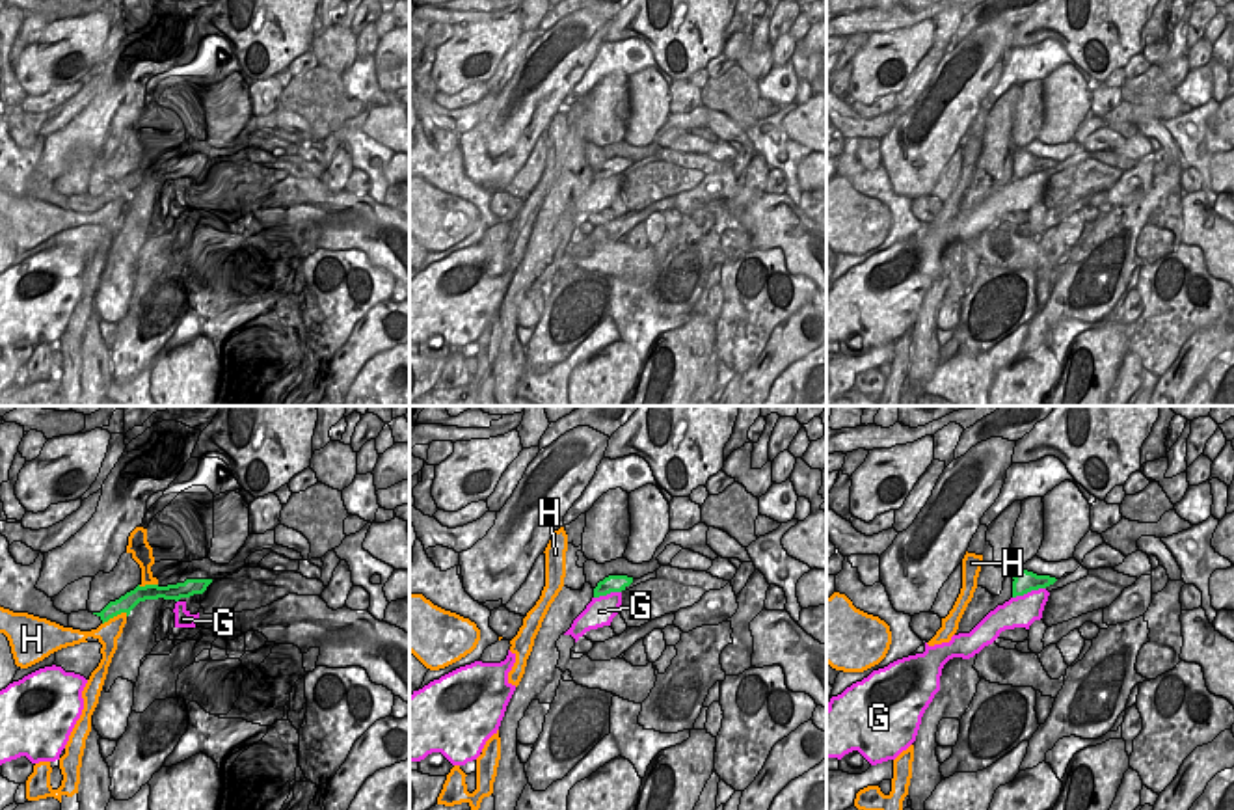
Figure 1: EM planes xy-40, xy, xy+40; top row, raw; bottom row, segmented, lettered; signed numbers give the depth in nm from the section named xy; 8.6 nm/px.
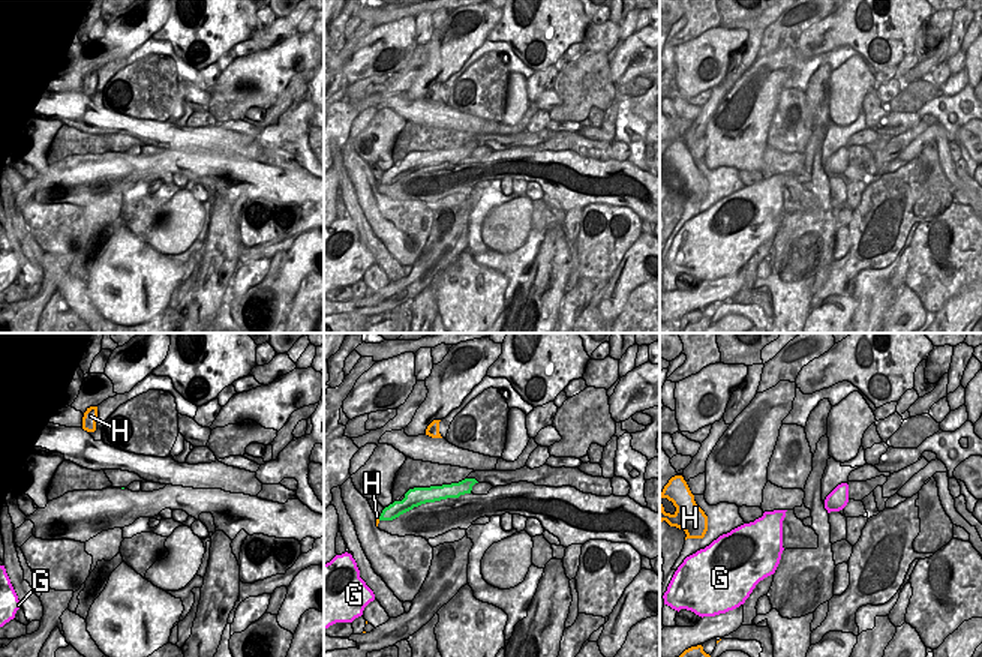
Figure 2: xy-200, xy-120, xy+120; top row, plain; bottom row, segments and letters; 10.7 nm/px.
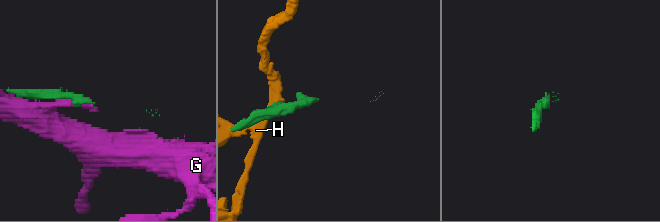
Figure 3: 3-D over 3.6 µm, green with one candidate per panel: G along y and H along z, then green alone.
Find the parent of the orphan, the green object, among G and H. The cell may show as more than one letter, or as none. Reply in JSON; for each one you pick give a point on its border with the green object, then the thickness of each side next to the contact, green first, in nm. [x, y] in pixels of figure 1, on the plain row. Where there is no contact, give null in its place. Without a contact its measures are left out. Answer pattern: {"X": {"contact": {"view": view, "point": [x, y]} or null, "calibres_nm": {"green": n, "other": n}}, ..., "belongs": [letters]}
{"belongs": []}

